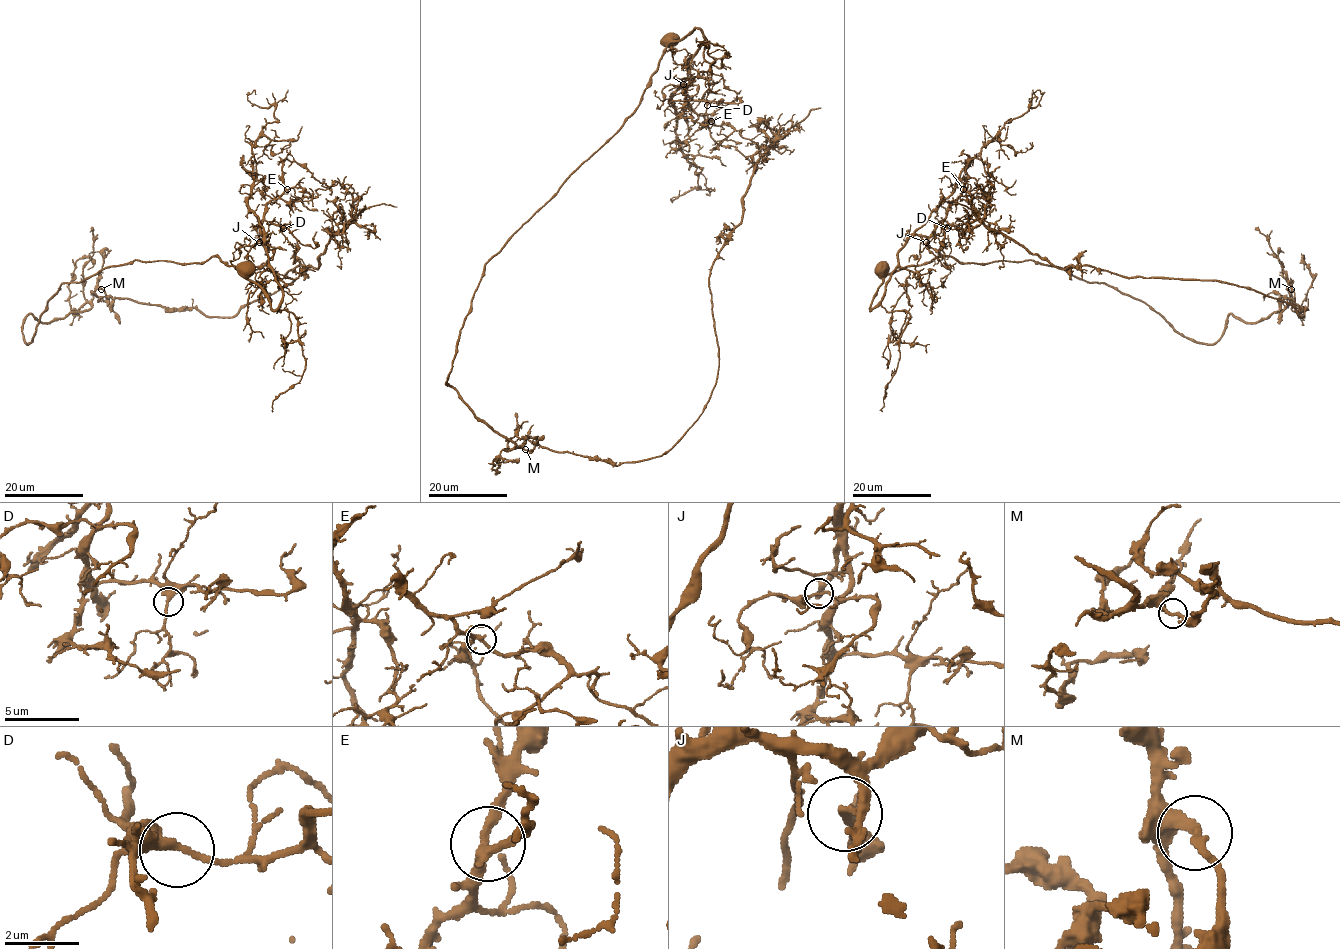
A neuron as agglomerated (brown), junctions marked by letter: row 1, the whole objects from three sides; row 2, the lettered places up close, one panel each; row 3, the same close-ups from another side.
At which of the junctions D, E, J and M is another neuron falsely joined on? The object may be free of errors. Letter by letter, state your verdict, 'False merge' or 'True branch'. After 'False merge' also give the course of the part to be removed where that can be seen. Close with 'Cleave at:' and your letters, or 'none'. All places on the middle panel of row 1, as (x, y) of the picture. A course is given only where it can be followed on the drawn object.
D: True branch
E: True branch
J: True branch
M: False merge. Course of the part to remove: (525, 449), (537, 440), (619, 465), (678, 440), (716, 382), (717, 253), (741, 221), (762, 154), (821, 107)
Cleave at: M

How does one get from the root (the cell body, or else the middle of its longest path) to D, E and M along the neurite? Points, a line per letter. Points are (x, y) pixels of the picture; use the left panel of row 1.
D: (247, 268), (248, 278), (275, 309), (282, 300), (282, 287), (268, 265), (261, 223), (266, 220), (283, 228)
E: (247, 268), (248, 278), (275, 309), (282, 300), (282, 287), (268, 265), (261, 221), (266, 205), (287, 189)
M: (247, 268), (218, 256), (109, 265), (63, 283), (25, 341), (29, 314), (50, 322), (86, 311), (101, 289)

